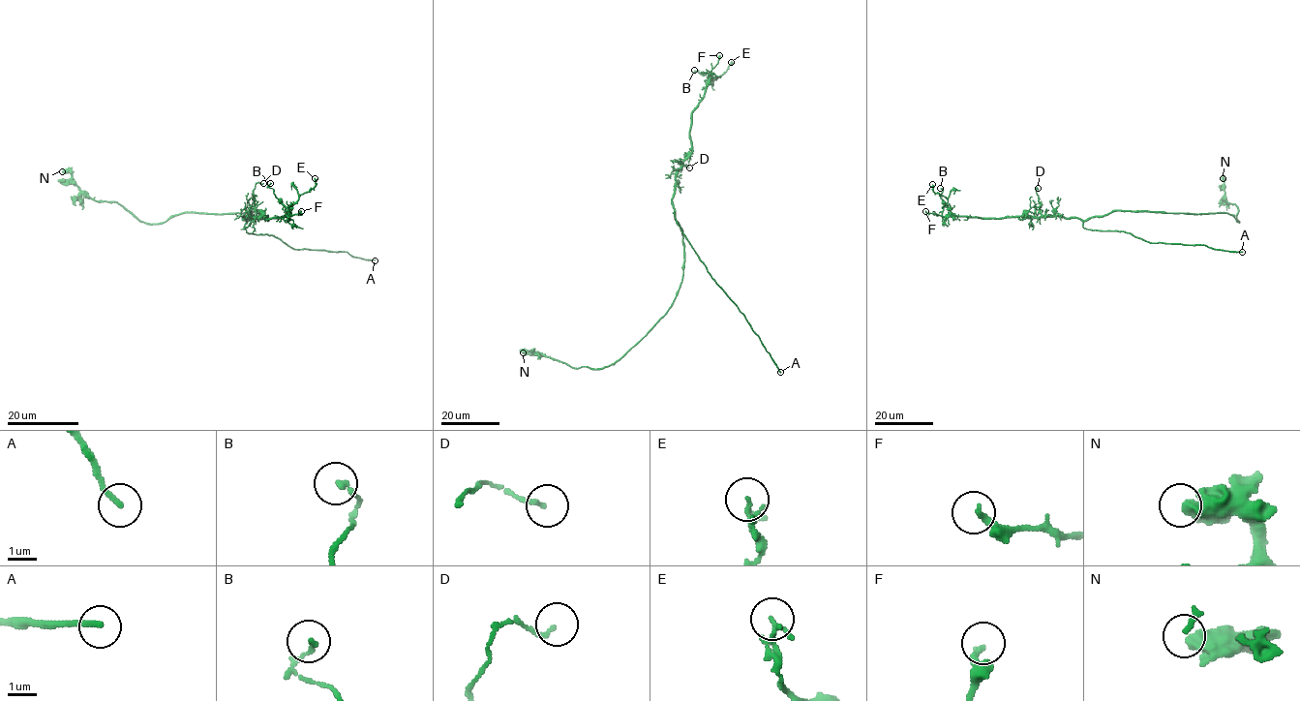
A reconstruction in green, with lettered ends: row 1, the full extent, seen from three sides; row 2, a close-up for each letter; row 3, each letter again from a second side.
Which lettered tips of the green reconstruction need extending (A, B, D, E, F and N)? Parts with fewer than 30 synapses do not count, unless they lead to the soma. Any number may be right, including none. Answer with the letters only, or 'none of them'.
A

